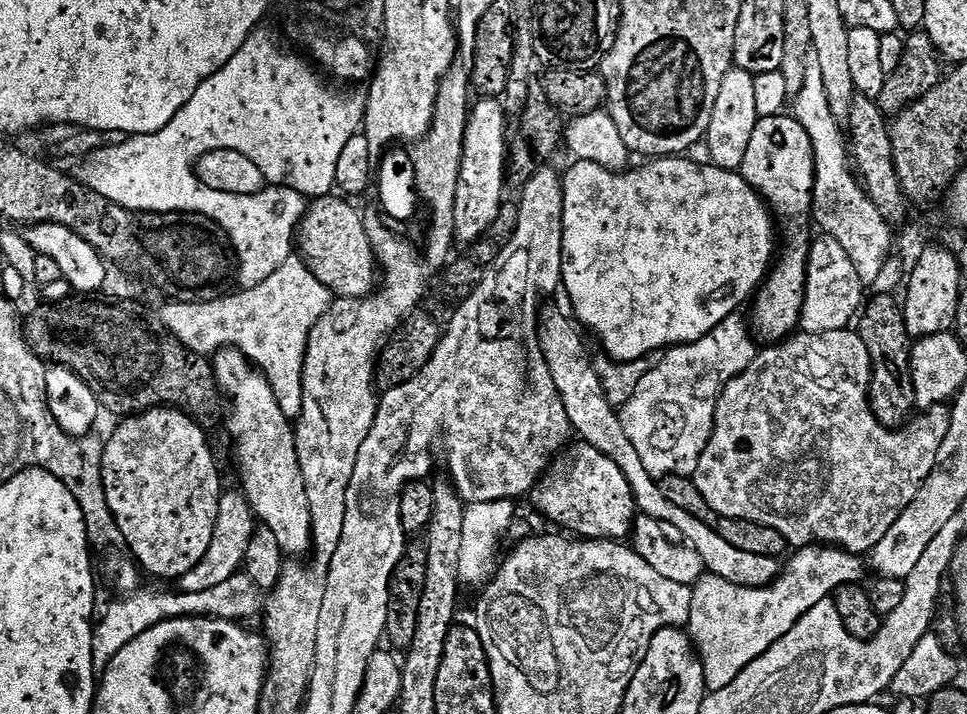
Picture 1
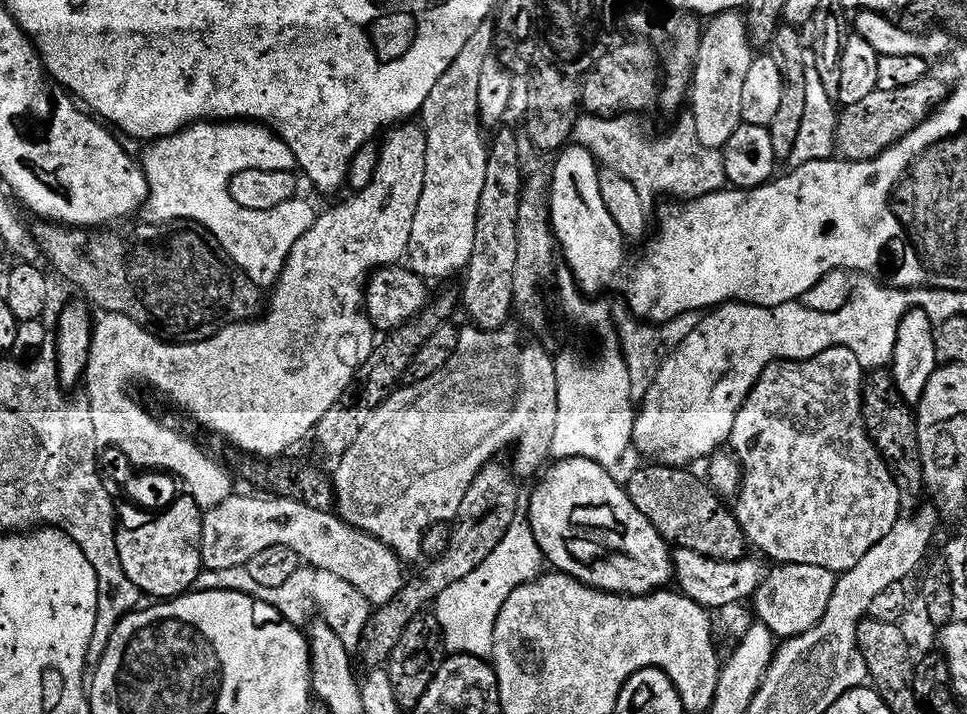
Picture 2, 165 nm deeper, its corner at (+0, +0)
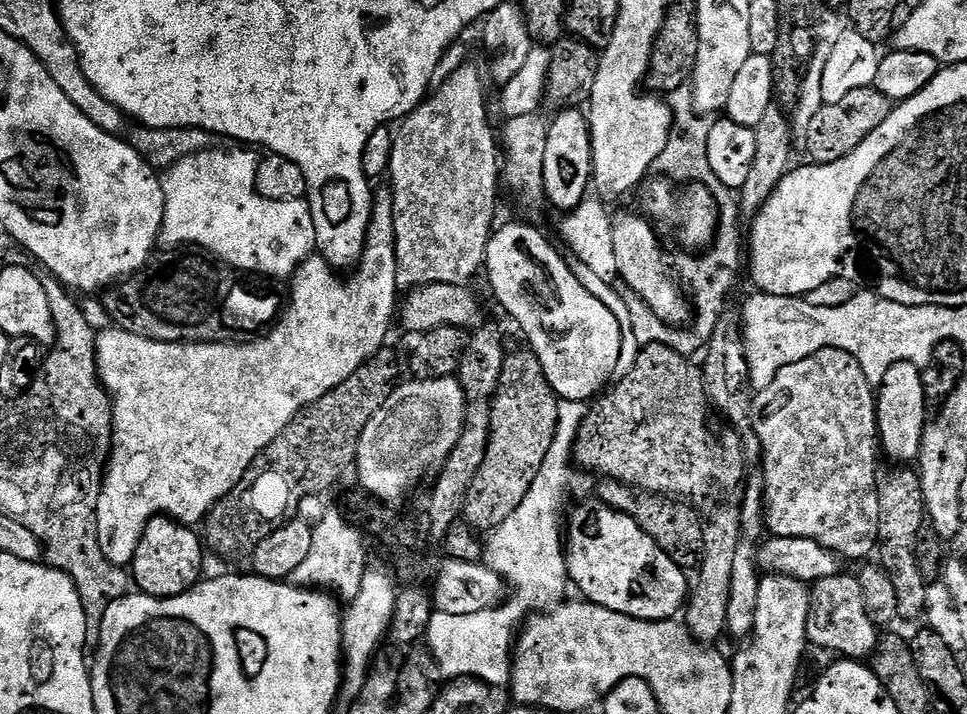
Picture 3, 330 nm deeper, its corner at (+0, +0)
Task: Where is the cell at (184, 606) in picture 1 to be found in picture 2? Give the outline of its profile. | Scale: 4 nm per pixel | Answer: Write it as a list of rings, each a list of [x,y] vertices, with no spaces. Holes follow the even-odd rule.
[[[247,565],[234,567],[227,570],[203,569],[198,578],[195,579],[193,589],[197,592],[242,592],[248,596],[253,596],[259,603],[268,604],[283,619],[290,624],[301,625],[305,614],[310,614],[318,610],[323,621],[338,634],[344,646],[350,653],[357,653],[360,649],[361,636],[365,632],[370,617],[374,611],[374,606],[368,599],[350,583],[342,580],[336,574],[326,570],[318,570],[311,566],[302,566],[298,573],[294,574],[283,586],[268,587],[259,585],[251,577]]]

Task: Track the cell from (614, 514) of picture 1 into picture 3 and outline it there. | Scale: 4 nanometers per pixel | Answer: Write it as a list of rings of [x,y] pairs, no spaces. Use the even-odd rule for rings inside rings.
[[[593,502],[593,504],[586,504],[578,507],[572,514],[569,522],[566,522],[566,539],[565,555],[566,564],[569,575],[569,581],[585,595],[583,596],[589,603],[602,606],[604,609],[610,609],[614,613],[622,613],[624,616],[632,617],[635,620],[642,621],[659,621],[669,620],[677,617],[685,607],[687,599],[690,595],[690,580],[686,578],[687,573],[685,569],[679,568],[677,564],[664,553],[662,548],[640,526],[638,526],[632,516],[617,514],[615,509],[609,508],[607,505],[601,505]]]

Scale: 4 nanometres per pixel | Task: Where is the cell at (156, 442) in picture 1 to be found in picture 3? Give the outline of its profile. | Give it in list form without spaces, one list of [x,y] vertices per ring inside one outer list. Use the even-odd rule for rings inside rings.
[[[157,518],[149,521],[140,539],[136,556],[130,565],[130,576],[145,596],[157,596],[159,600],[168,600],[180,596],[196,587],[200,576],[200,563],[204,560],[205,549],[201,537],[195,536],[191,527],[171,518]]]

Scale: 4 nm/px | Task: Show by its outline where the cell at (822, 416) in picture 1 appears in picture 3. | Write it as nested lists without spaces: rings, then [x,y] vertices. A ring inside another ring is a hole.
[[[826,348],[808,357],[799,360],[796,364],[787,364],[785,368],[772,380],[763,385],[764,389],[754,396],[752,410],[752,431],[754,440],[760,443],[760,452],[764,455],[764,523],[767,531],[773,537],[782,539],[812,539],[831,552],[835,552],[840,558],[848,560],[867,561],[868,555],[875,553],[880,538],[880,519],[878,518],[878,471],[876,472],[876,452],[878,456],[878,437],[880,435],[876,418],[877,393],[874,387],[867,381],[854,356],[842,349]]]

